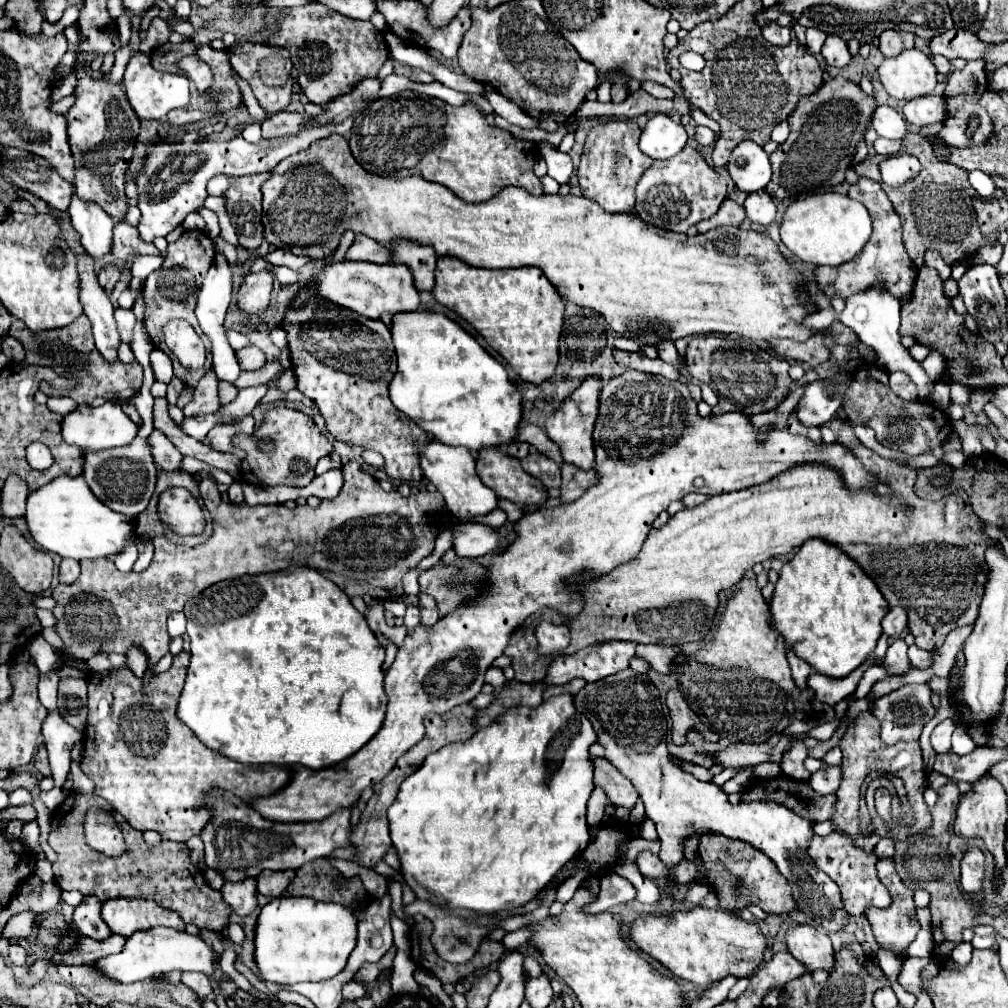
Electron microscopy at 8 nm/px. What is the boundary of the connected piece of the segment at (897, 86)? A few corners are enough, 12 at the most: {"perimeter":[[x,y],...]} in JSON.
{"perimeter":[[916,48],[884,58],[876,72],[898,100],[936,88],[936,66]]}

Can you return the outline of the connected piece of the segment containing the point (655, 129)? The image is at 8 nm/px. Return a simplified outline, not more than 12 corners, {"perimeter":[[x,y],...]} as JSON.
{"perimeter":[[666,114],[648,118],[640,150],[672,158],[686,146],[686,130]]}

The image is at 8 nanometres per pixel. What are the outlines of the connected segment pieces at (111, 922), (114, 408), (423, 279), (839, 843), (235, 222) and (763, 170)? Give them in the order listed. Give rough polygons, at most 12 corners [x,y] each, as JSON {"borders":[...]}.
{"borders":[[[112,898],[102,918],[126,938],[154,926],[184,930],[176,912],[142,898]],[[118,402],[80,406],[62,436],[84,452],[126,446],[134,424]],[[396,238],[390,264],[412,270],[418,292],[434,286],[436,252],[428,244]],[[846,834],[814,836],[808,854],[842,890],[852,916],[886,908],[878,856]],[[270,172],[236,178],[224,194],[238,244],[264,240],[260,186]],[[754,142],[730,154],[726,170],[746,194],[772,178],[768,154]]]}

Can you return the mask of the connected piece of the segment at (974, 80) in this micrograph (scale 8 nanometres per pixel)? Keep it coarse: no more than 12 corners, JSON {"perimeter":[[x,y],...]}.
{"perimeter":[[968,62],[950,74],[944,98],[980,100],[988,88],[984,62]]}

